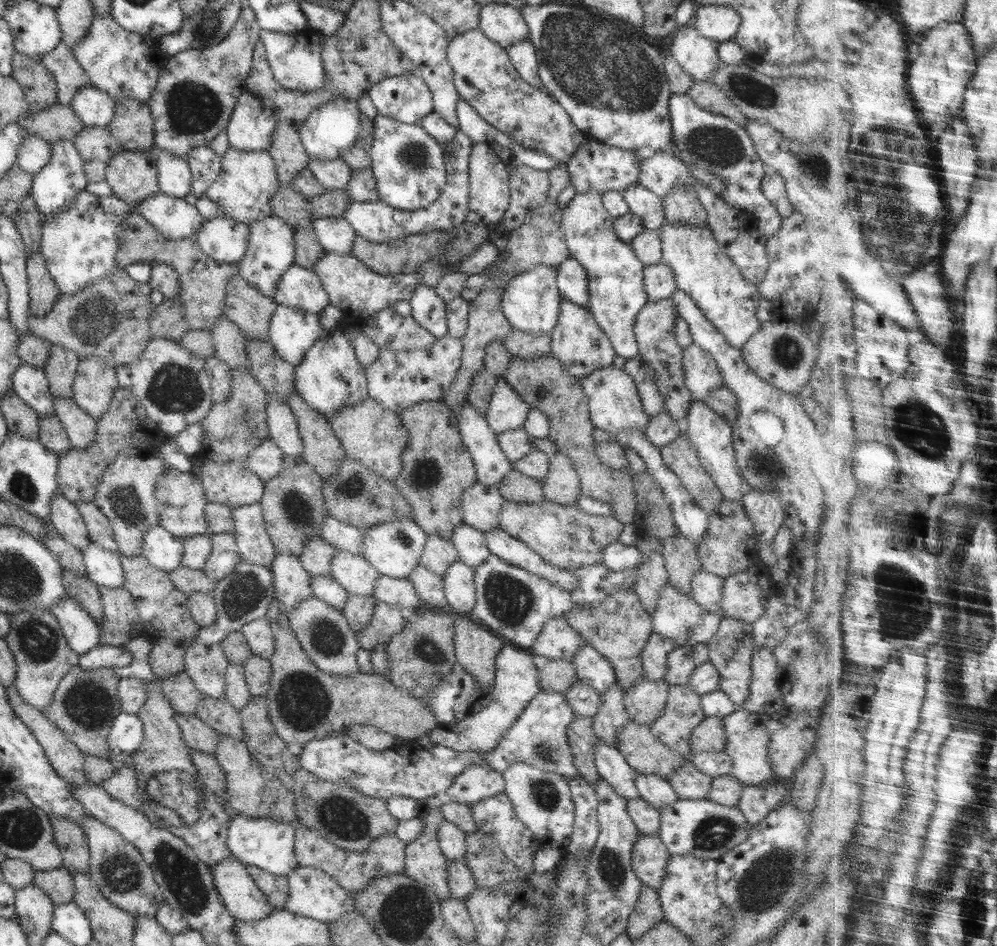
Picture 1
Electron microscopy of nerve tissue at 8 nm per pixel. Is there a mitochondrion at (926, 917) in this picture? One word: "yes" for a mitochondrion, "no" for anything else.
no

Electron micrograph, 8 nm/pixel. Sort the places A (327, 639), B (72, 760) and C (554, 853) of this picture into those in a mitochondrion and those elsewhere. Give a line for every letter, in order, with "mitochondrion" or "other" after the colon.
A: mitochondrion
B: other
C: other

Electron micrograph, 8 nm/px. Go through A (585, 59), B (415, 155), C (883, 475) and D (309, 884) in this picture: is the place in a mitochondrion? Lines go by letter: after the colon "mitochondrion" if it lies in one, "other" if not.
A: mitochondrion
B: mitochondrion
C: other
D: other

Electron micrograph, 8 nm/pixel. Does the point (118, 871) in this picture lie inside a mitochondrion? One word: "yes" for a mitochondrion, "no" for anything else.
yes

